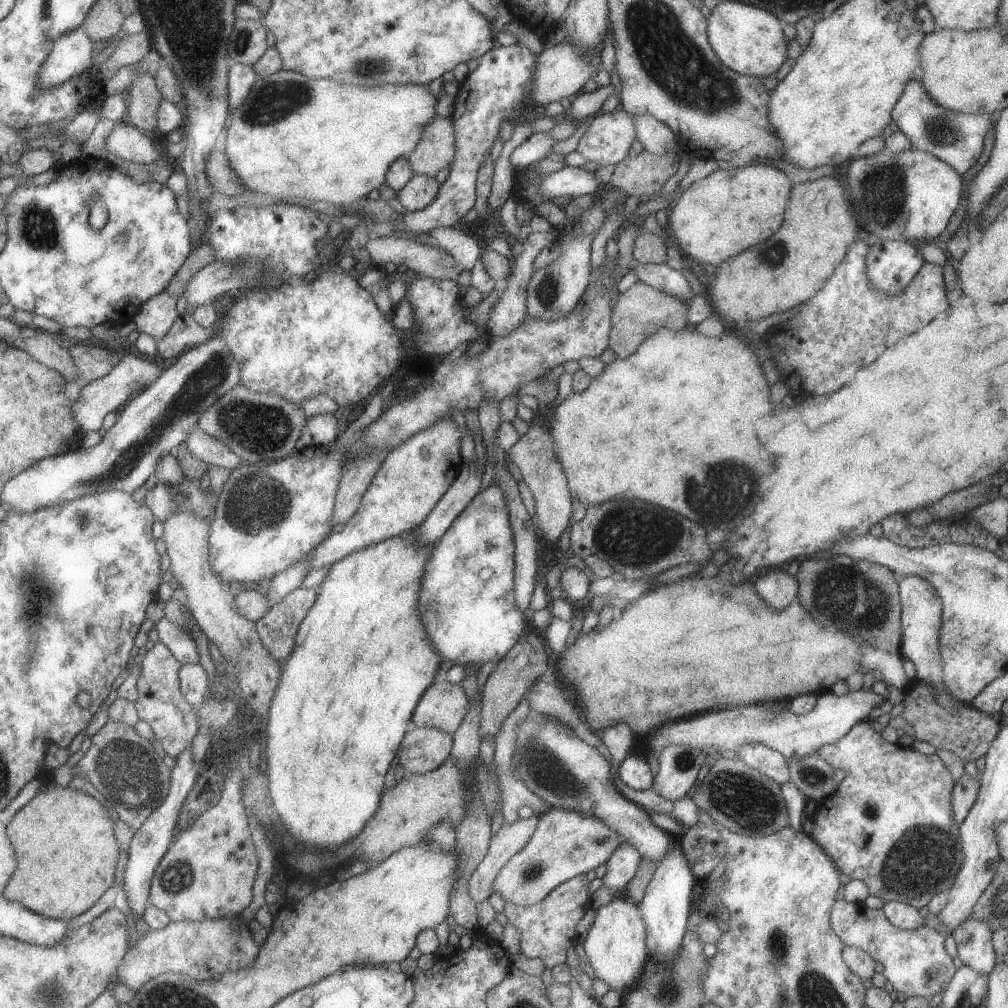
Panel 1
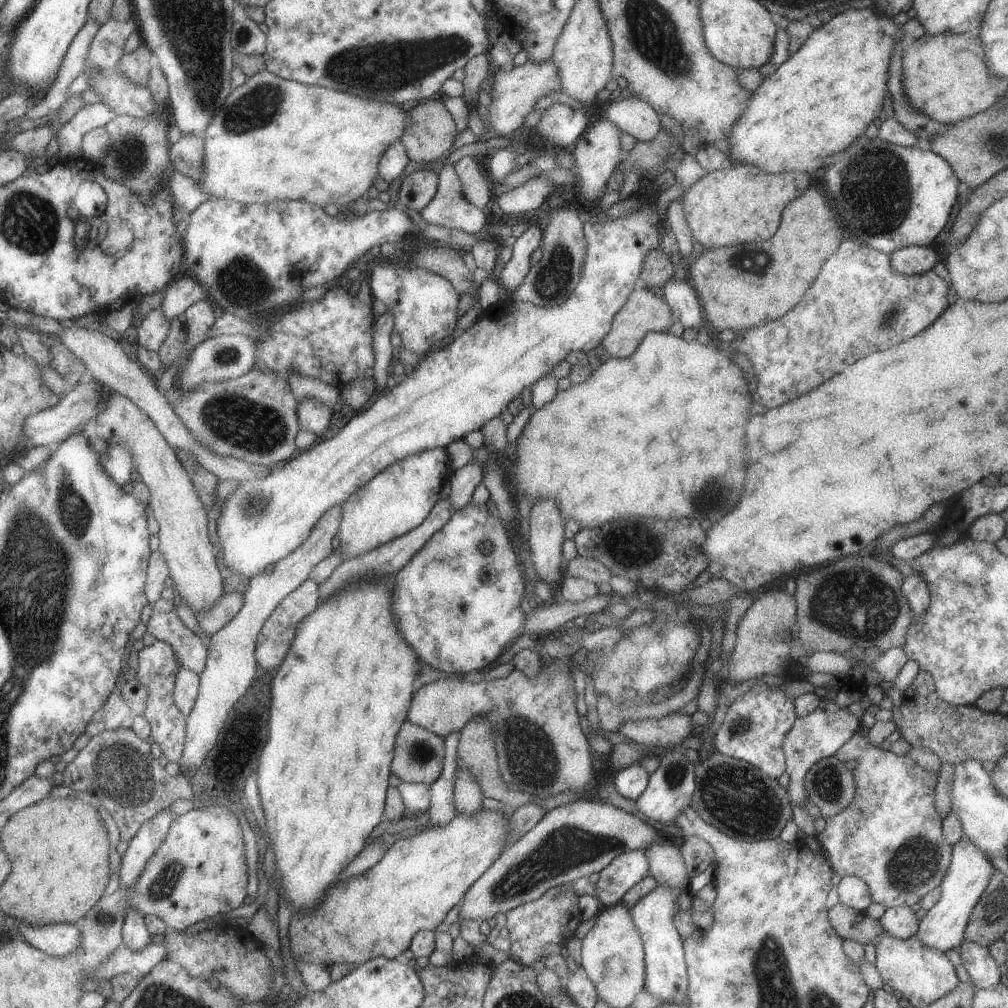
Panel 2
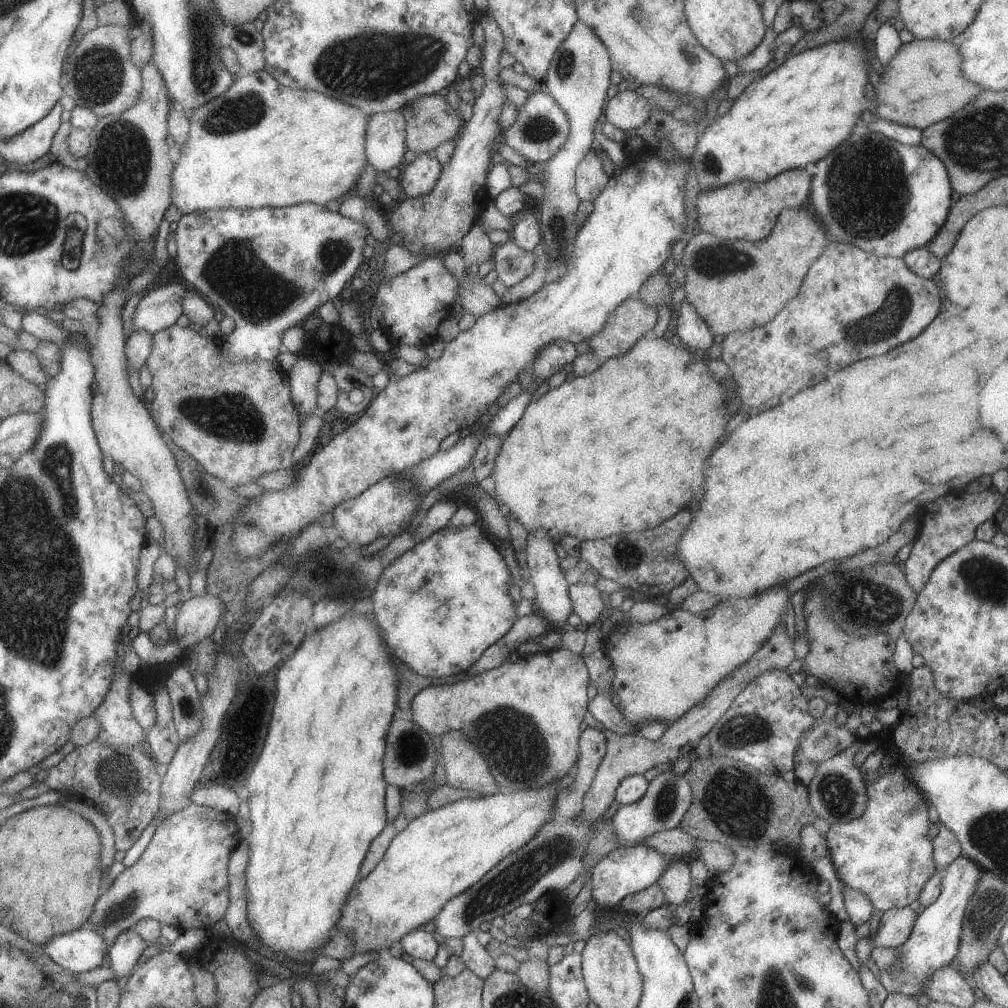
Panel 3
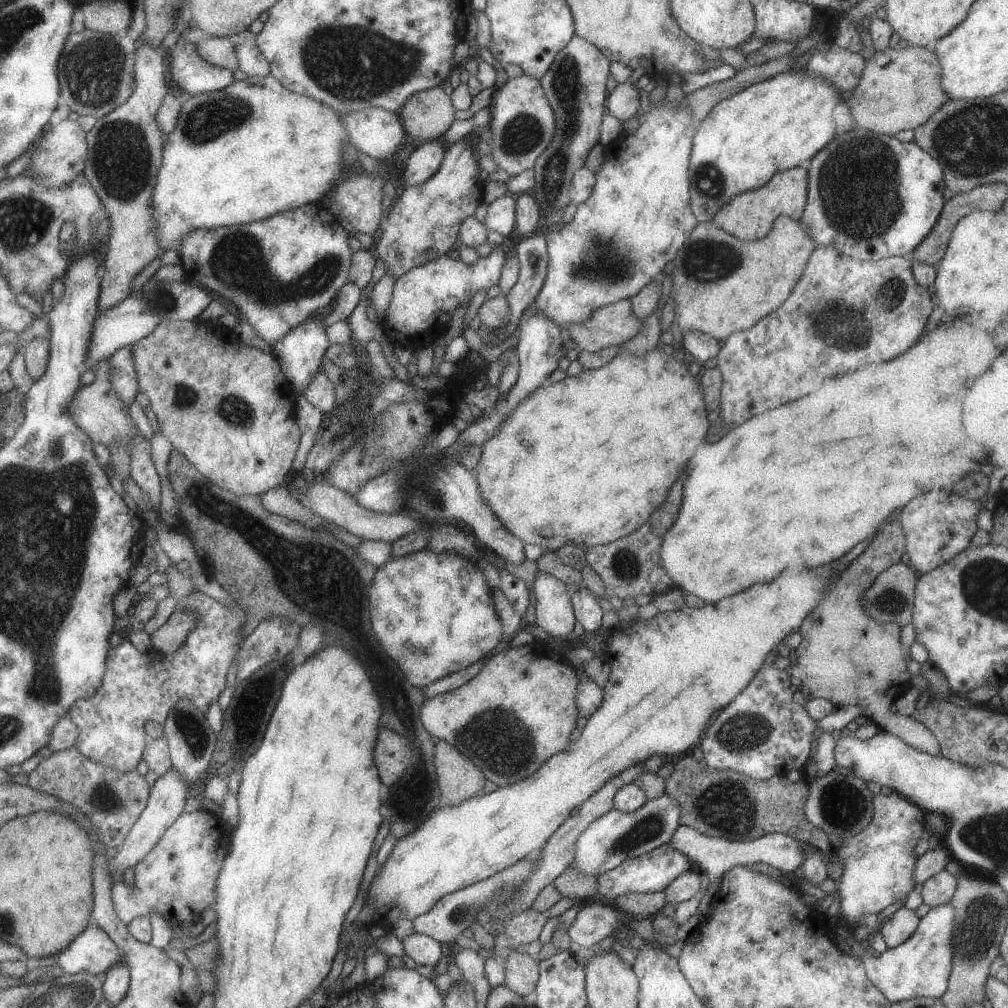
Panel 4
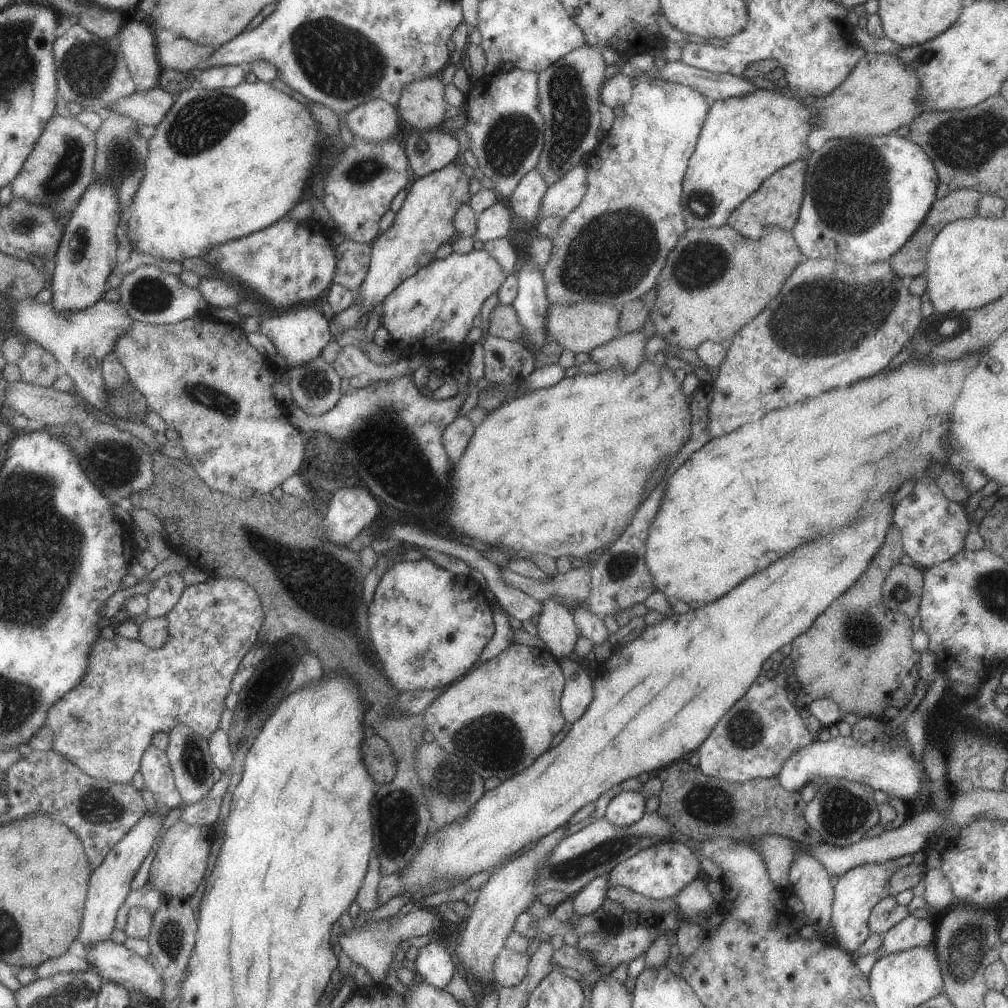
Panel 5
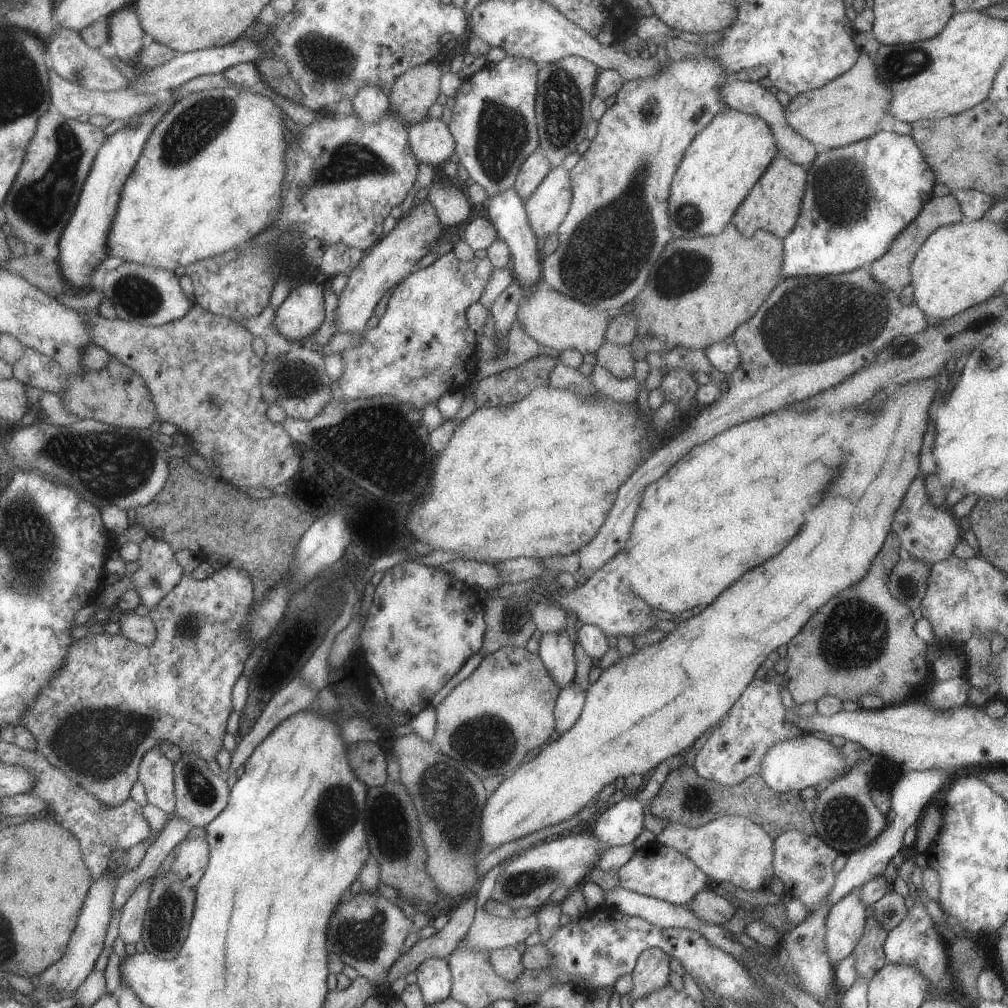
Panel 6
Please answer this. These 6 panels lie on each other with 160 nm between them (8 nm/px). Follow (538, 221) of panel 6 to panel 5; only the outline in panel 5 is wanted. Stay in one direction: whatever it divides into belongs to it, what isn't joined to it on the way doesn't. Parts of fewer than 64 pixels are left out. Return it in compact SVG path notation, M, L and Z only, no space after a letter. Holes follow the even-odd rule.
M584 164L568 170L555 184L546 187L540 202L540 218L563 218L581 202L586 191L587 171Z

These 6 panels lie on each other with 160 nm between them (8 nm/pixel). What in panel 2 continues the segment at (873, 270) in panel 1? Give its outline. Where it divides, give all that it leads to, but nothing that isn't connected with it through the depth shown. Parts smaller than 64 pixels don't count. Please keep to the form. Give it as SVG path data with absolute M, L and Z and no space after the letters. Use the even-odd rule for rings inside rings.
M905 246L891 252L888 256L891 270L906 276L925 274L925 272L932 270L937 262L937 257L931 246Z

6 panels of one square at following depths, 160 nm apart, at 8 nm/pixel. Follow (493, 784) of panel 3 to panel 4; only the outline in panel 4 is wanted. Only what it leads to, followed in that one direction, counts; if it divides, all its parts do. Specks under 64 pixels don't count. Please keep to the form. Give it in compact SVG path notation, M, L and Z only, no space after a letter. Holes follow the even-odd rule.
M445 741L434 745L434 767L441 804L457 806L466 798L480 794L486 781L467 757Z

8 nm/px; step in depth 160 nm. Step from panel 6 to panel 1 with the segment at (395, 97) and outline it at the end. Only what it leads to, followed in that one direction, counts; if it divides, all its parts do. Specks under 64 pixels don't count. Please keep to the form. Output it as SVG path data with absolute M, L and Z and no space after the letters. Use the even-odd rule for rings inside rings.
M434 115L419 134L415 148L406 157L414 174L434 178L448 166L455 155L453 120Z

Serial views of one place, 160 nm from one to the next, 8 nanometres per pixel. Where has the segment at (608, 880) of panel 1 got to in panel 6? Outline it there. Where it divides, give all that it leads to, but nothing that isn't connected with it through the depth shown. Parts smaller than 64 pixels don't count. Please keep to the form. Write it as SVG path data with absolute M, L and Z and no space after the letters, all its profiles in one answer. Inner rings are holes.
M651 842L635 849L633 856L616 870L620 886L637 894L653 897L674 905L684 905L699 890L705 889L706 875L690 858L674 848Z

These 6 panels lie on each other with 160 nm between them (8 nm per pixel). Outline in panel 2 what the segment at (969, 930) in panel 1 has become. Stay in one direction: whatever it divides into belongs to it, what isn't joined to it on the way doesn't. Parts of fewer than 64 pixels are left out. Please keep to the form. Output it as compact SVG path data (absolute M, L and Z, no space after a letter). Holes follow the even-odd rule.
M964 939L957 951L963 968L976 989L991 990L993 986L999 984L1001 976L999 965L991 958L988 948Z

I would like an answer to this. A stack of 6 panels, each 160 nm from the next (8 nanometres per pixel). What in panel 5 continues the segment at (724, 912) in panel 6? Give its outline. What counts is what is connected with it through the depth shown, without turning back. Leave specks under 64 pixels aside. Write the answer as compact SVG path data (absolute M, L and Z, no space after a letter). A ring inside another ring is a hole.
M695 877L679 890L672 899L681 913L703 916L705 911L708 912L710 908L714 909L717 906L705 886L705 882L701 878Z

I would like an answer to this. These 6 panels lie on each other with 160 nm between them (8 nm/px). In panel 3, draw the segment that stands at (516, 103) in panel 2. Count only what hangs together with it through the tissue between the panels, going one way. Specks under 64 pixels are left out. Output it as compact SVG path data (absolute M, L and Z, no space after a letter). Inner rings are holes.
M487 14L481 18L479 24L484 32L484 42L478 72L484 78L484 86L472 106L471 118L468 118L465 127L455 139L453 154L447 164L442 166L440 177L431 192L414 199L401 198L389 206L389 227L393 232L403 233L400 245L412 253L429 249L432 252L430 256L433 256L437 252L441 254L443 250L456 246L490 201L486 189L486 176L492 165L491 148L493 143L499 140L502 132L499 126L500 112L508 100L505 97L503 83L497 79L500 71L499 54L504 50L502 32Z

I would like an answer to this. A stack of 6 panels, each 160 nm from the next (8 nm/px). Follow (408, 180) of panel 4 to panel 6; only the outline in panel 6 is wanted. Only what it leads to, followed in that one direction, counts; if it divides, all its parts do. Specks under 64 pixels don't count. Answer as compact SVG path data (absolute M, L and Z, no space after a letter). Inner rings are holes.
M427 117L407 128L408 145L419 163L436 166L448 160L454 152L454 140L441 119Z

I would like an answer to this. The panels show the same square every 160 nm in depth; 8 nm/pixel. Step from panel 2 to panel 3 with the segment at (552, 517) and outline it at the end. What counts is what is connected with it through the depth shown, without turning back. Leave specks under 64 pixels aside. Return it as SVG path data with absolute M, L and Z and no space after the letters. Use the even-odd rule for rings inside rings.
M529 533L526 537L526 564L528 573L530 574L527 582L535 587L535 598L533 602L537 604L537 612L541 613L548 623L553 626L566 621L566 618L571 610L571 603L568 597L568 582L565 580L563 571L561 570L559 561L553 549L552 538L549 538L545 533Z

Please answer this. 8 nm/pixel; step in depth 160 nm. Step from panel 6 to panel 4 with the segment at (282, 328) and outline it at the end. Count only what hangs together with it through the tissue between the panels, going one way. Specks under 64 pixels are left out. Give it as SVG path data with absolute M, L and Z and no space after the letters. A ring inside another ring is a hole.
M309 318L291 329L291 332L282 336L282 339L272 346L271 353L278 360L283 378L293 386L294 395L301 396L307 382L312 381L321 370L321 357L330 345L324 330L320 320Z

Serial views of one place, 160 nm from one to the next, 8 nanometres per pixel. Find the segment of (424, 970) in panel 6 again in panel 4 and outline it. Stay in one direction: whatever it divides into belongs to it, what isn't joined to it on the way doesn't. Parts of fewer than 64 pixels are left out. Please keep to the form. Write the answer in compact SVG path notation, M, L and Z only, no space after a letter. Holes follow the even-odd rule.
M412 933L400 939L404 954L414 960L416 965L436 966L441 960L440 943L427 935Z

